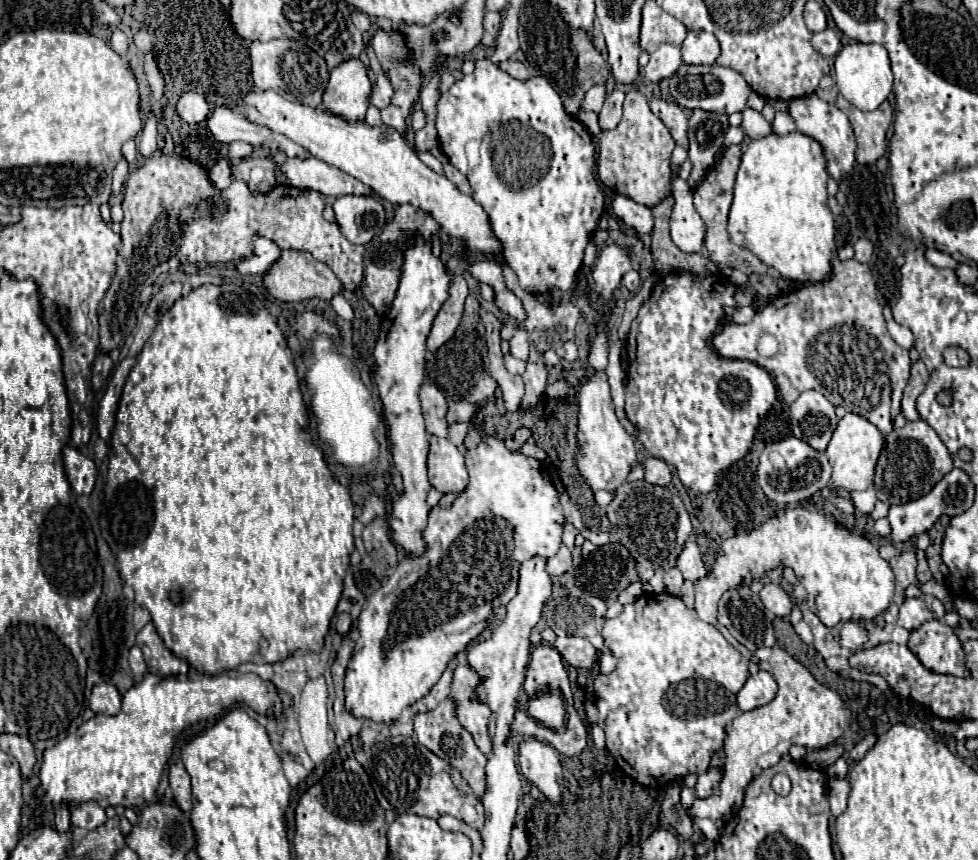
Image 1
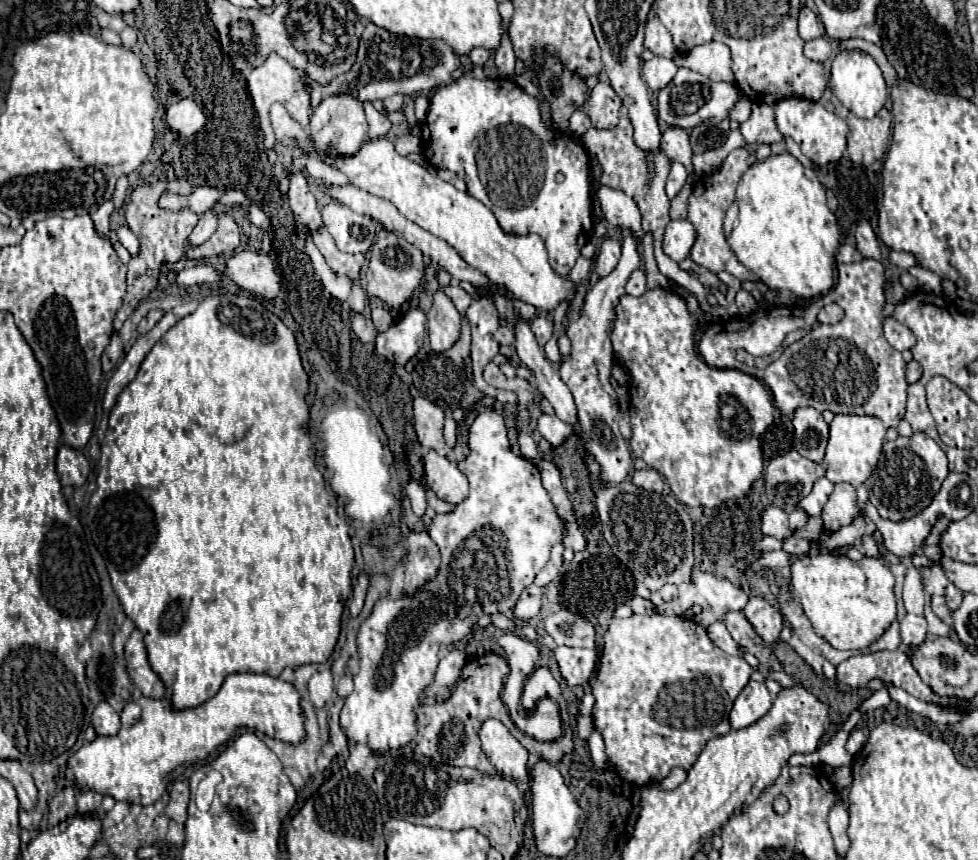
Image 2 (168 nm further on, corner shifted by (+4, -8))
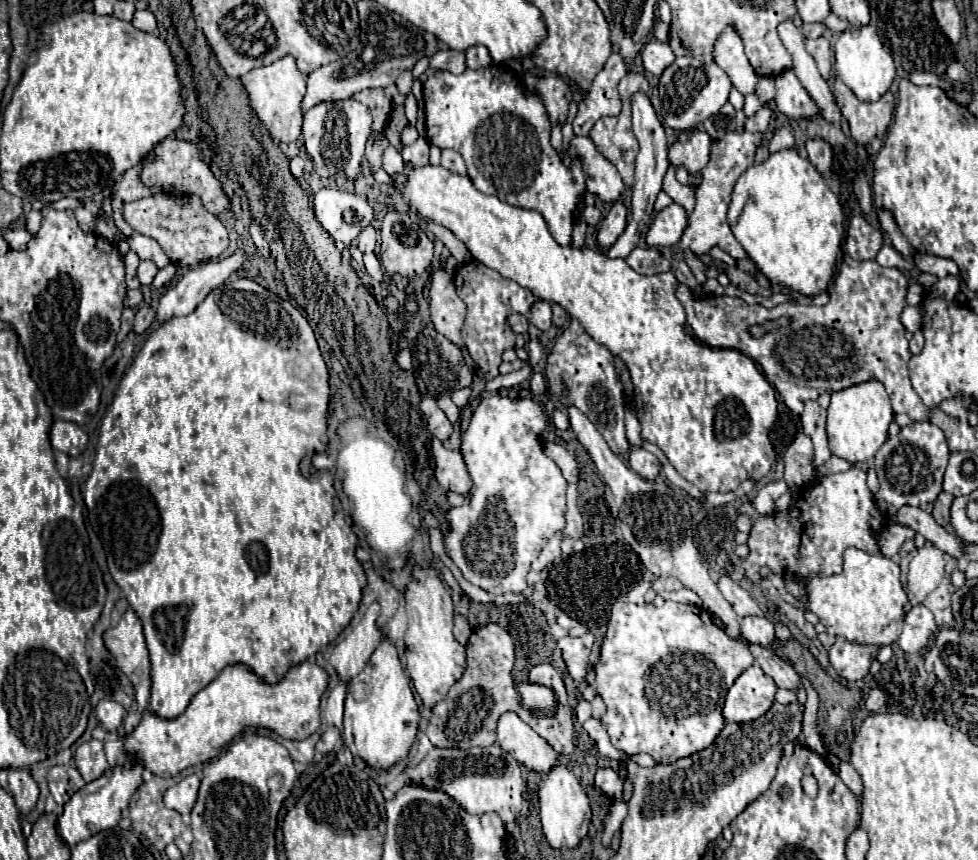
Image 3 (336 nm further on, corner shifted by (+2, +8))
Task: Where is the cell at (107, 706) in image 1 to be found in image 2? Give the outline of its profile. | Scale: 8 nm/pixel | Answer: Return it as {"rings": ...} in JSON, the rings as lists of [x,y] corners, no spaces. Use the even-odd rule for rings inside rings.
{"rings":[[[101,702],[93,710],[91,724],[99,736],[115,736],[119,732],[119,714],[107,702]]]}

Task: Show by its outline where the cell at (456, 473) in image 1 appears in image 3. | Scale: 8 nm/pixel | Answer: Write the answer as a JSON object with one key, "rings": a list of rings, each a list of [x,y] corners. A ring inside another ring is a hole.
{"rings":[[[433,438],[431,454],[435,458],[435,478],[445,490],[467,494],[471,488],[471,478],[461,452],[445,448],[437,438]]]}

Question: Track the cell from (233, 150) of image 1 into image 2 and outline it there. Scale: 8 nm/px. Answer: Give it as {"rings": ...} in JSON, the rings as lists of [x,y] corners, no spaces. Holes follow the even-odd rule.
{"rings":[[[271,54],[263,66],[255,68],[249,76],[247,76],[247,90],[251,94],[251,100],[253,100],[253,106],[259,114],[259,122],[261,122],[261,130],[265,134],[264,147],[265,149],[274,149],[277,146],[277,140],[275,140],[275,134],[273,134],[273,128],[271,128],[271,118],[269,118],[269,108],[279,102],[287,108],[289,116],[297,122],[297,124],[303,124],[303,128],[307,128],[309,124],[309,114],[311,114],[311,106],[309,106],[309,90],[307,86],[301,84],[301,78],[303,78],[303,72],[301,70],[295,70],[287,60],[283,60],[281,56],[277,54]]]}

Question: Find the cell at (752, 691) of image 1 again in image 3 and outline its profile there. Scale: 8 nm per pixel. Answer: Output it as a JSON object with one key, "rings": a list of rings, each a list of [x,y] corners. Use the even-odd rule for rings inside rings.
{"rings":[[[753,664],[729,688],[723,706],[723,718],[737,724],[755,720],[769,710],[775,700],[775,692],[775,682],[765,676],[757,664]]]}

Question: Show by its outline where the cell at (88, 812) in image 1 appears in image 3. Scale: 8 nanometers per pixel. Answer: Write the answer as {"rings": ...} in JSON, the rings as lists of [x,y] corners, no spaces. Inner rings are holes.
{"rings":[[[89,740],[89,742],[81,744],[75,750],[75,760],[77,760],[77,770],[81,772],[85,782],[97,780],[109,768],[105,750],[103,750],[103,742],[99,742],[99,740]]]}

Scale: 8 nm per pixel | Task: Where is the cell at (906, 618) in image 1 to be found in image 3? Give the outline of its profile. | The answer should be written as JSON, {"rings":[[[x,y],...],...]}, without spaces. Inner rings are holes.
{"rings":[[[917,604],[905,614],[903,632],[899,636],[899,648],[907,654],[921,652],[935,632],[937,626],[931,610],[927,610],[923,604]]]}

